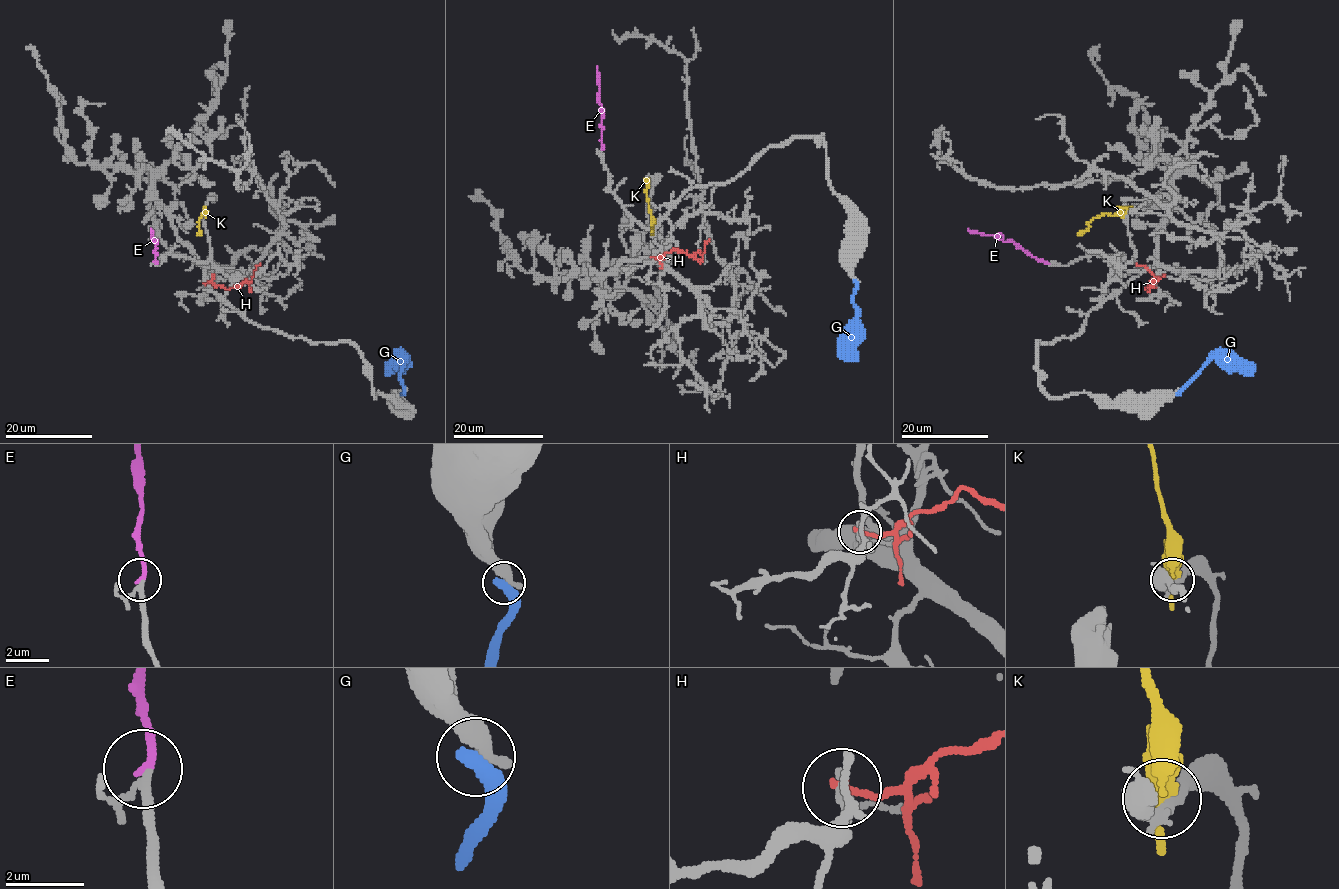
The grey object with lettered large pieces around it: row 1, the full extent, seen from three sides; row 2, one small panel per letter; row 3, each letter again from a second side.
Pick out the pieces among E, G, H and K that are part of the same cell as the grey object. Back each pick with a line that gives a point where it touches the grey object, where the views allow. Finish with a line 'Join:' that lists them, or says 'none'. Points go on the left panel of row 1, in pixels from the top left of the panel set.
E: meets grey at (155, 263)
Join: E

